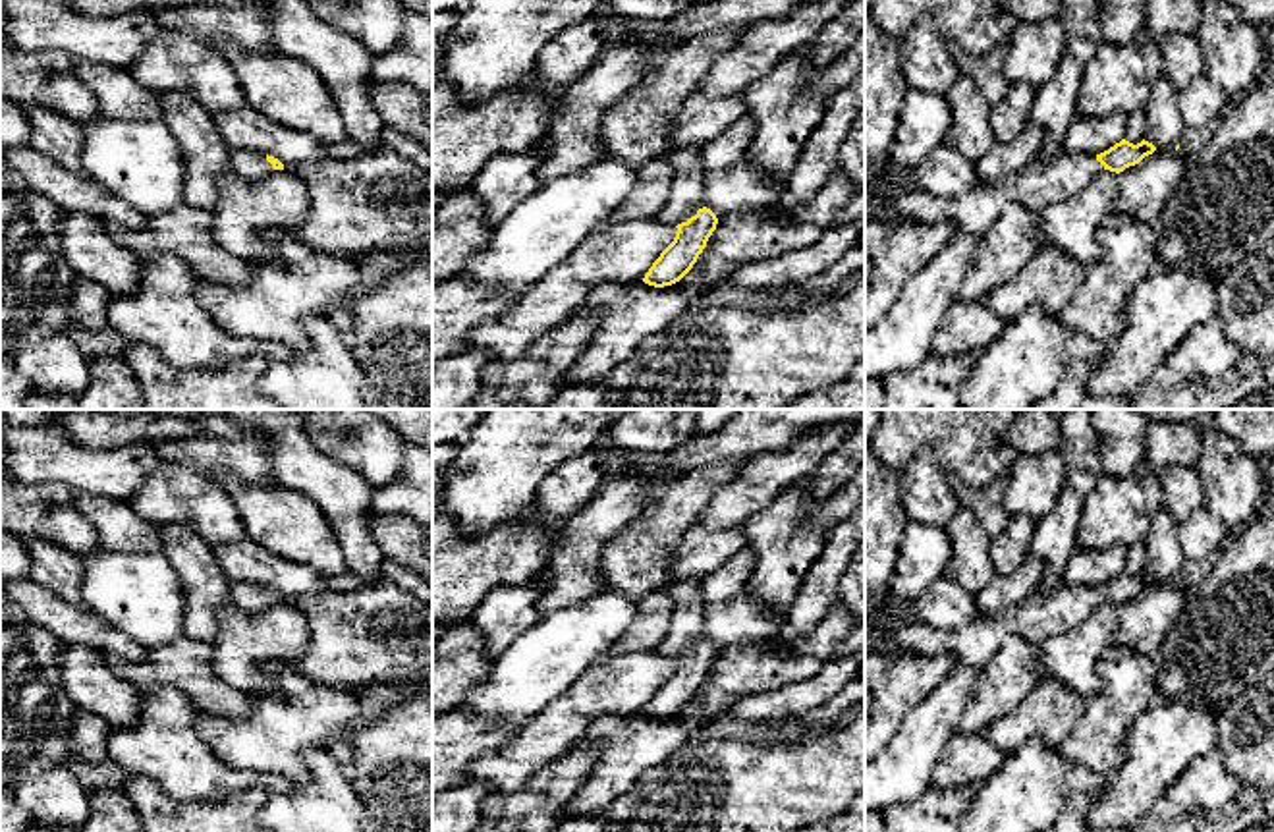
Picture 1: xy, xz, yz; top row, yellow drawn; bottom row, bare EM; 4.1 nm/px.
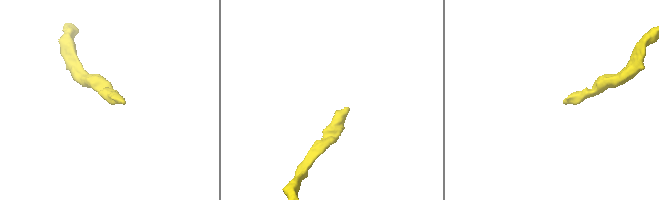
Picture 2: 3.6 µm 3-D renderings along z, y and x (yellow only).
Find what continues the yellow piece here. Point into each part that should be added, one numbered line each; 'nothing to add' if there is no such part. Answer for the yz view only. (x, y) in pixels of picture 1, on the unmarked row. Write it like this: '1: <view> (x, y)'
1: yz (1039, 616)

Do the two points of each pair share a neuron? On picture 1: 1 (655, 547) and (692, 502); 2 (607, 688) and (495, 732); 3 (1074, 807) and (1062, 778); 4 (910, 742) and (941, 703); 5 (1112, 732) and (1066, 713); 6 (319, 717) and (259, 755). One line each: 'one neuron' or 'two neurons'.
1: one neuron
2: two neurons
3: two neurons
4: one neuron
5: two neurons
6: one neuron

